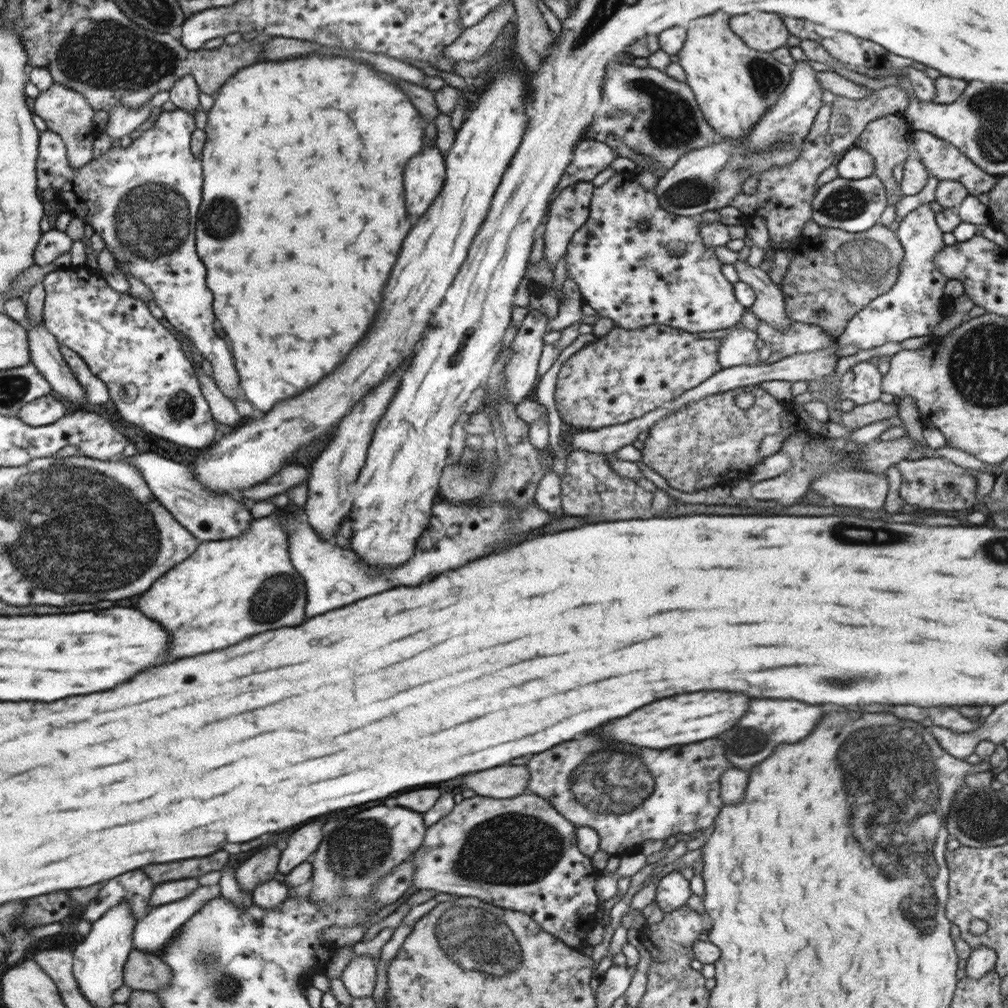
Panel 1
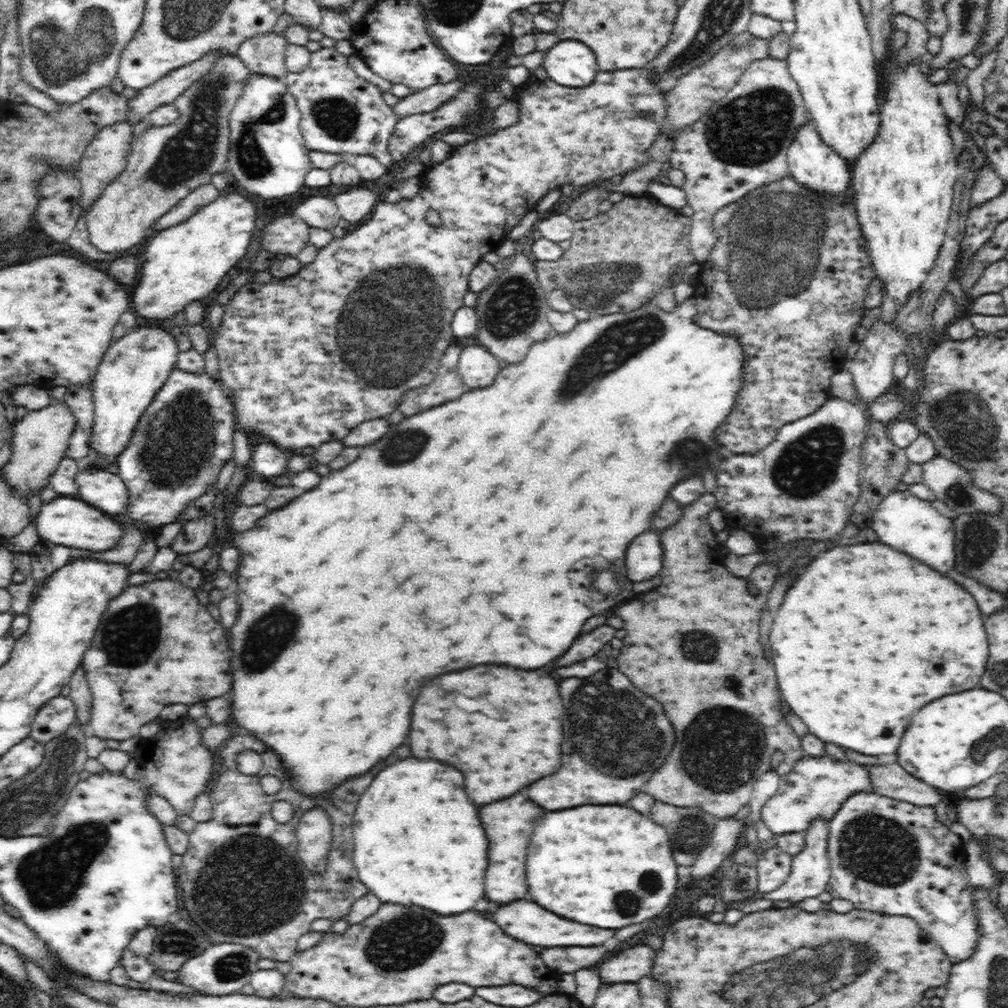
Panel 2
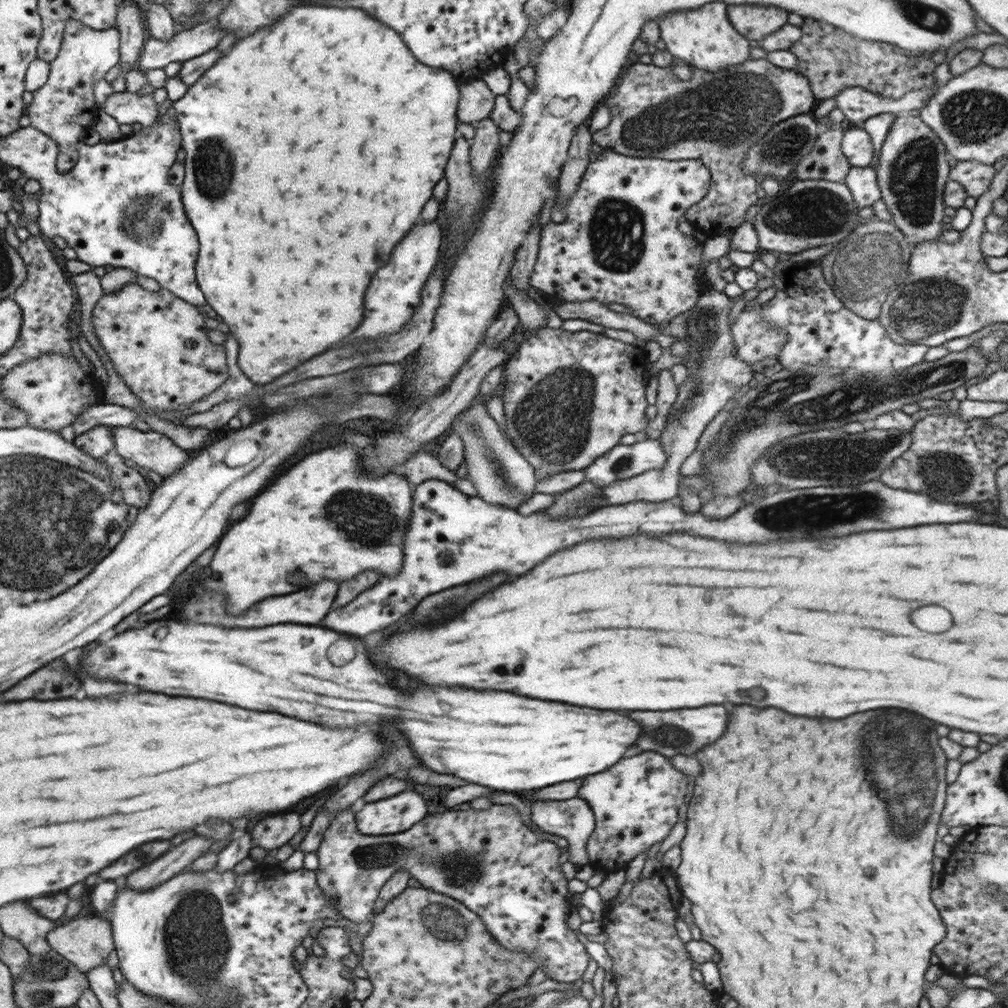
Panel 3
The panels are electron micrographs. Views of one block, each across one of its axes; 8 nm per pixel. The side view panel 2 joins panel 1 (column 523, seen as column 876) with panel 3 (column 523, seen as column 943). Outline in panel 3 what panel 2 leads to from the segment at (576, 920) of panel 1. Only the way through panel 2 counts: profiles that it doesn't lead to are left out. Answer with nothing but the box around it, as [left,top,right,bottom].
[315,804,590,982]

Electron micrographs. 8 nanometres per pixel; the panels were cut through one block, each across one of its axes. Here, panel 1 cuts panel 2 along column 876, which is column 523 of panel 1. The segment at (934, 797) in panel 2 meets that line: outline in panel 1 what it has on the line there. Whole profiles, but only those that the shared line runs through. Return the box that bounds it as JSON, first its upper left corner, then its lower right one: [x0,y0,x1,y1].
[464,766,530,799]

